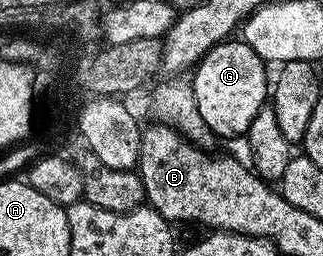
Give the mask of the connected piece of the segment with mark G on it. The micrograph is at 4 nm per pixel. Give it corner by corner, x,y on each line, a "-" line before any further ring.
226,40
209,49
191,74
199,116
221,140
248,135
255,112
266,105
271,94
271,74
265,71
265,61
243,40
233,41

